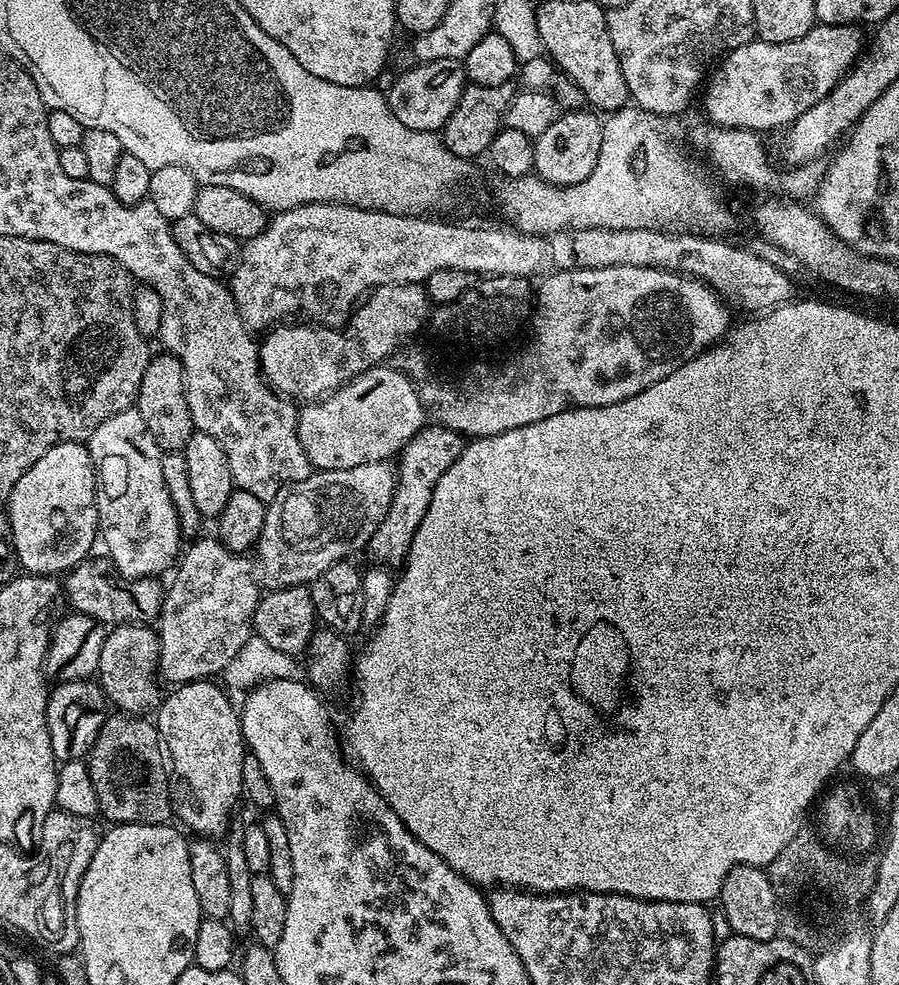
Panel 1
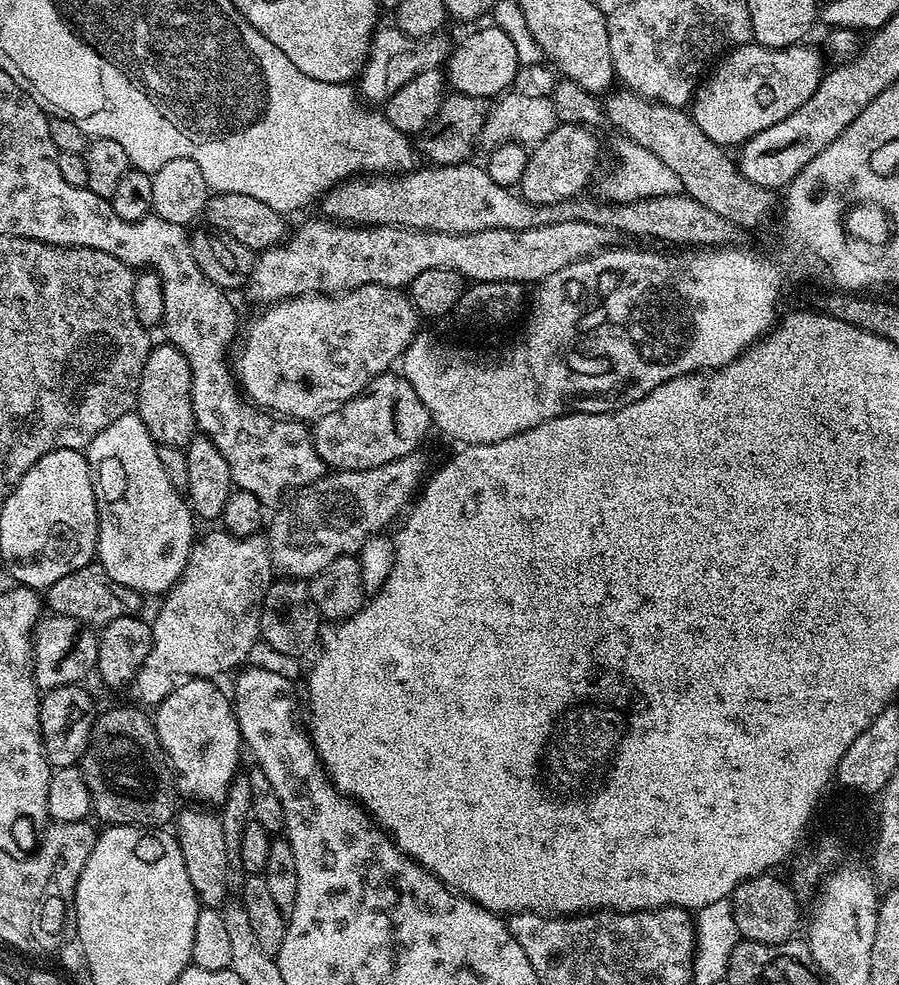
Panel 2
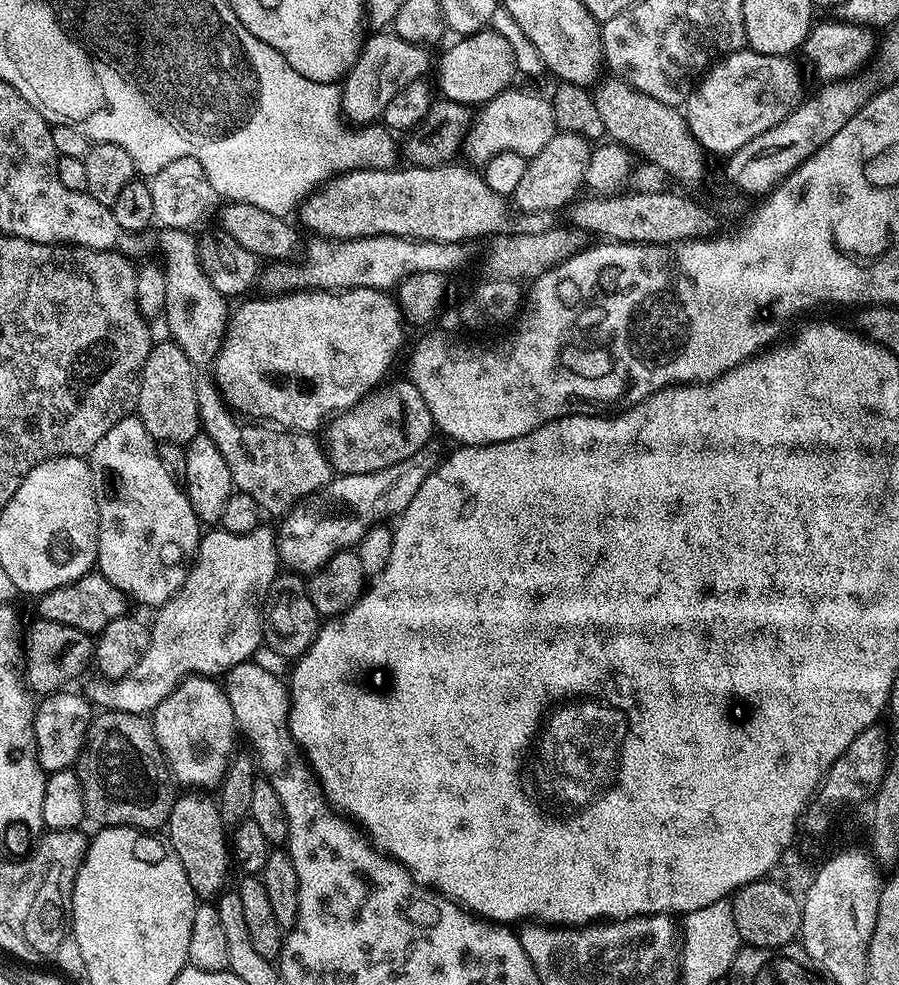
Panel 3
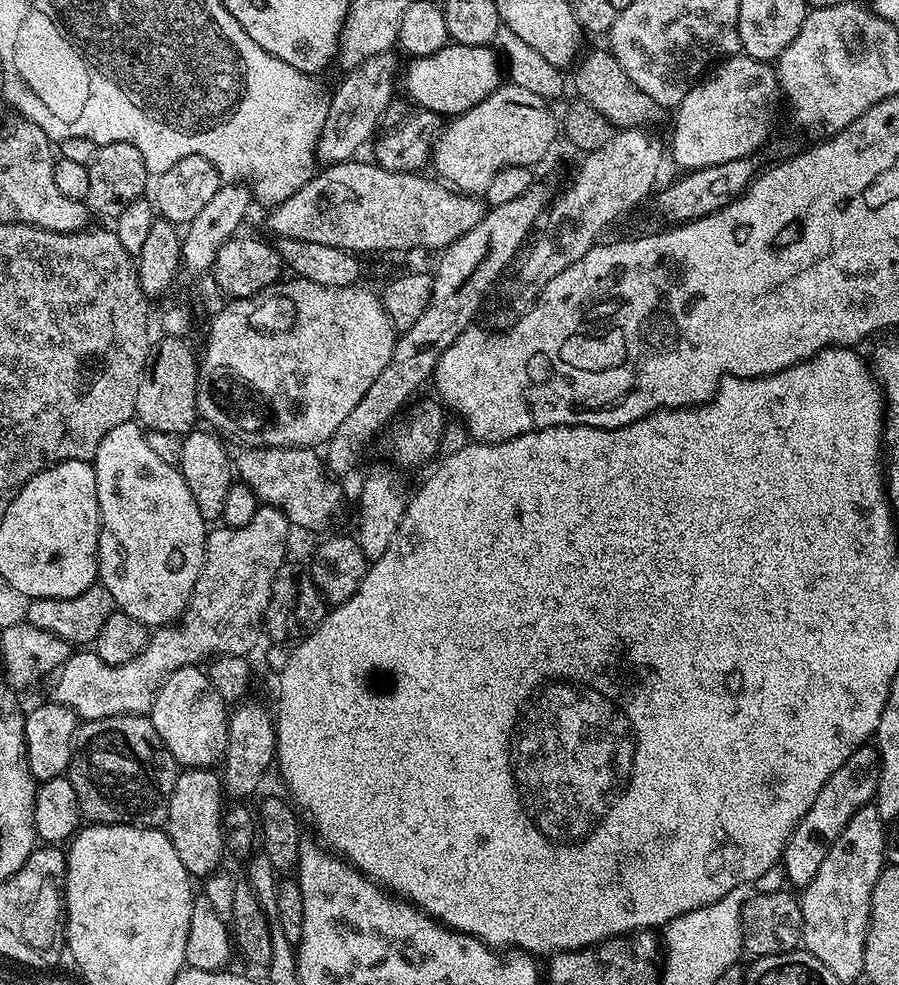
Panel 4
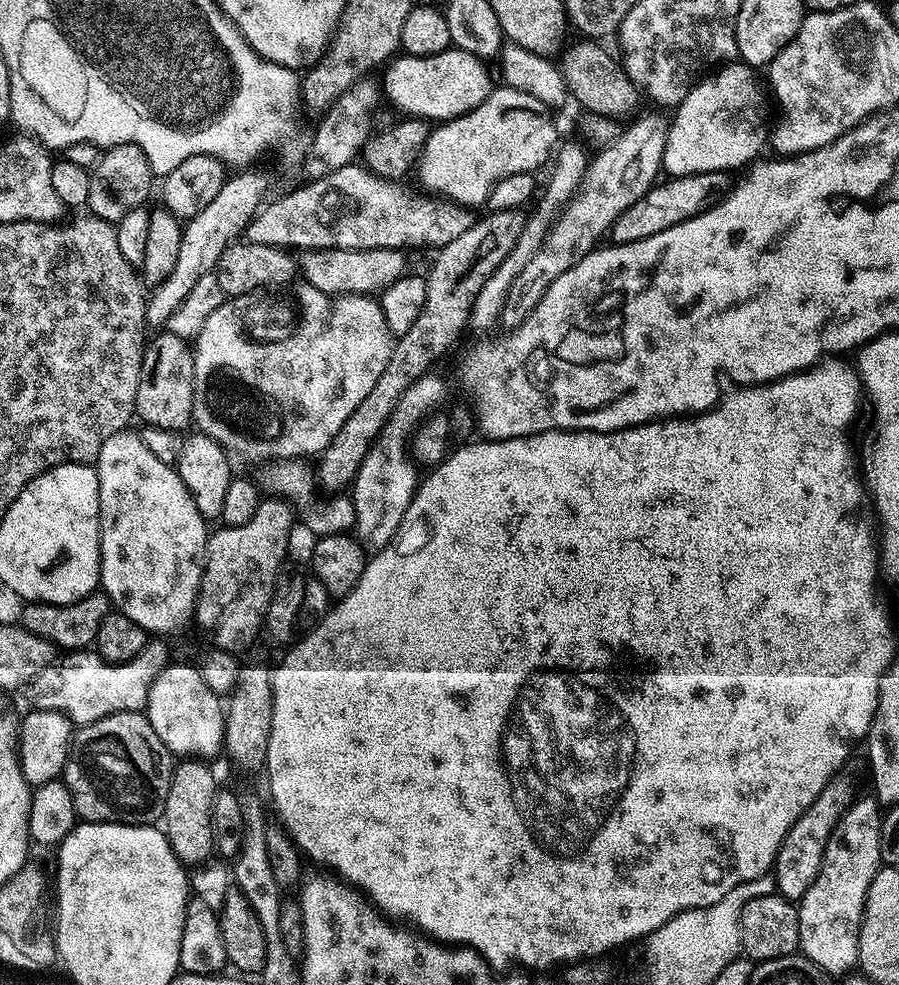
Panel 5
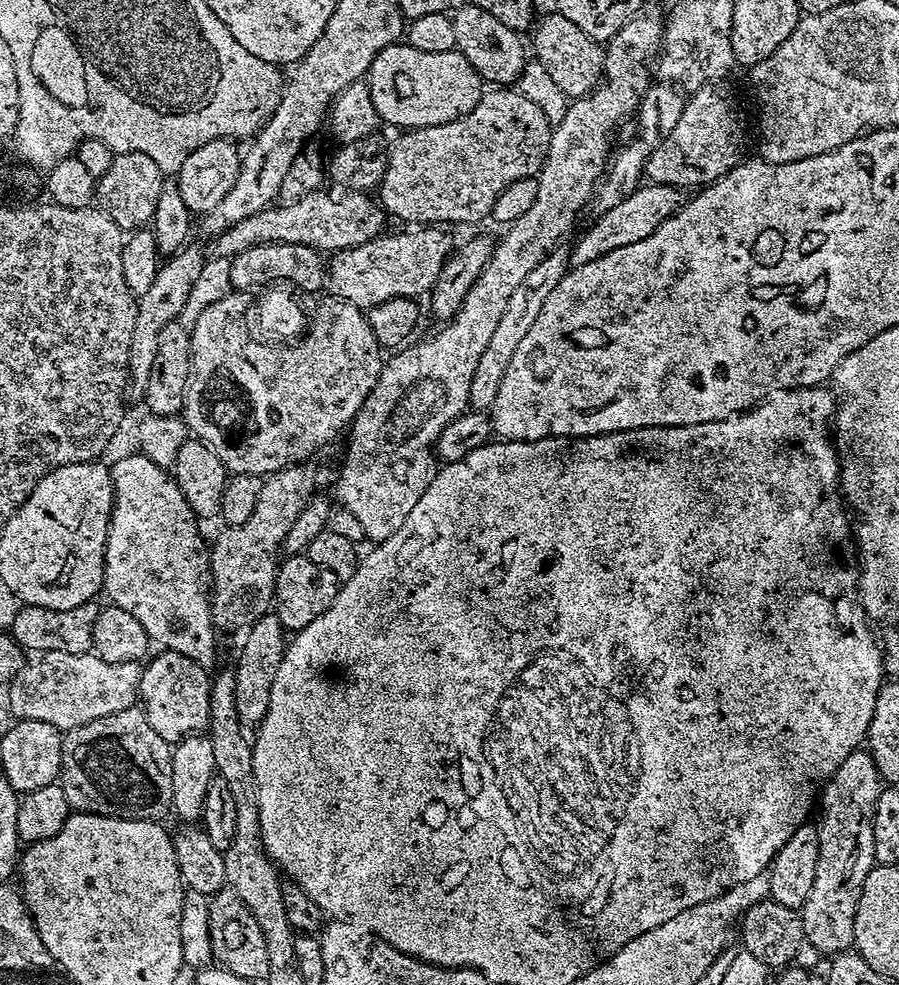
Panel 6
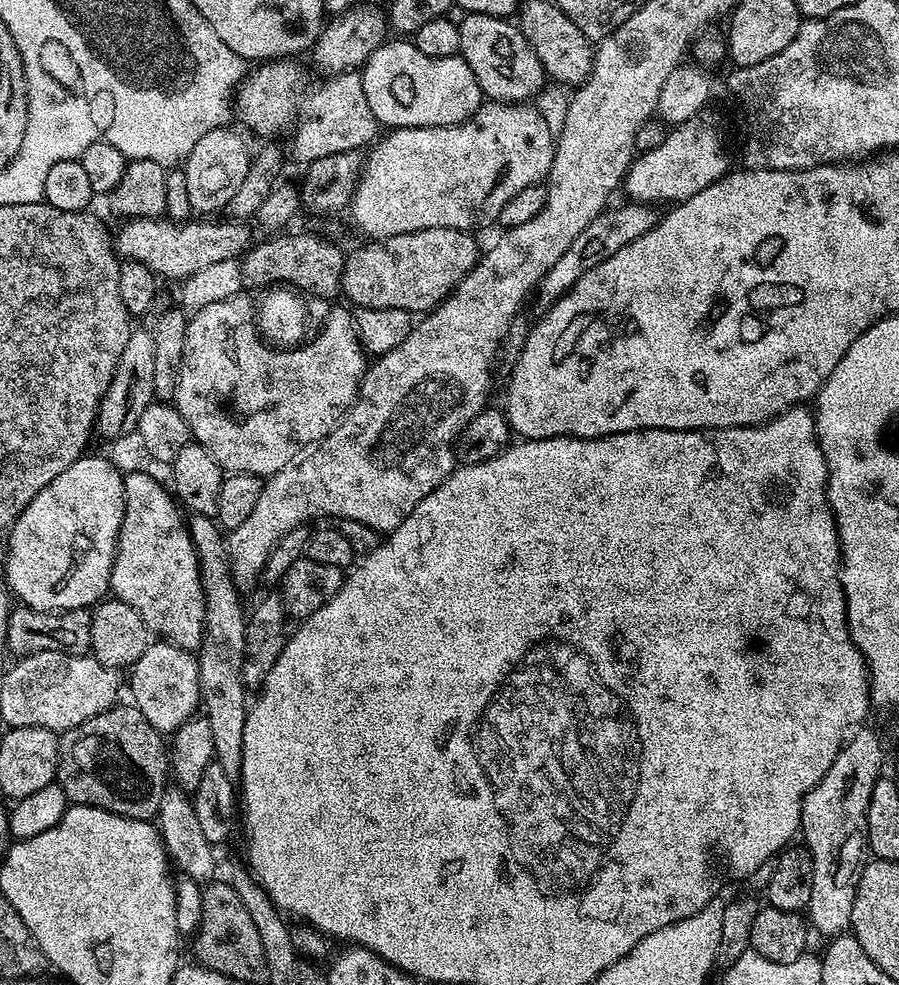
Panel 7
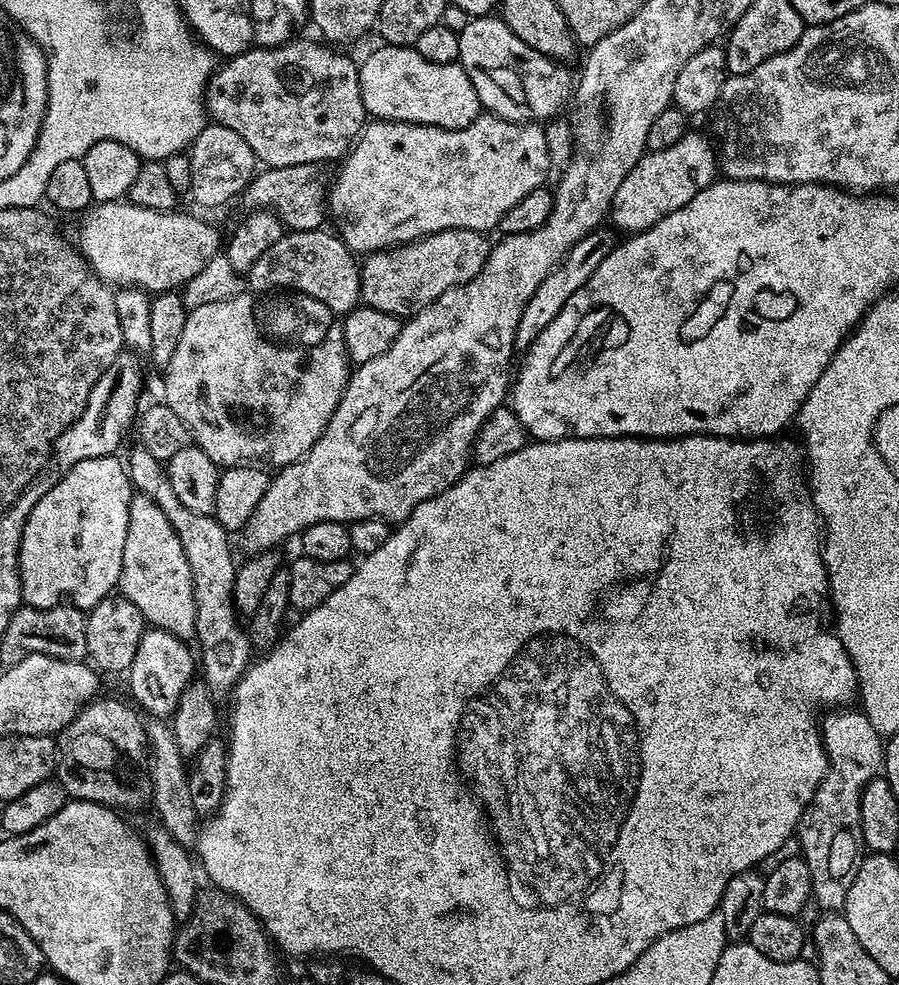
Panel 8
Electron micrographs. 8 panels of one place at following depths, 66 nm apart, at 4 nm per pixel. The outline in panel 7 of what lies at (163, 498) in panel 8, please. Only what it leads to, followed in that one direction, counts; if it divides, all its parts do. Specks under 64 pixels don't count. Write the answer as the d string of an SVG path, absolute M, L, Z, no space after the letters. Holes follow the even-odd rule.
M195 514L189 515L186 523L200 563L200 581L204 591L204 637L196 656L202 715L210 722L215 763L226 770L226 778L236 782L240 779L242 734L250 711L246 700L244 704L246 689L242 678L246 608L240 605L242 594L232 580L232 569L228 566L228 542L220 525L211 516Z

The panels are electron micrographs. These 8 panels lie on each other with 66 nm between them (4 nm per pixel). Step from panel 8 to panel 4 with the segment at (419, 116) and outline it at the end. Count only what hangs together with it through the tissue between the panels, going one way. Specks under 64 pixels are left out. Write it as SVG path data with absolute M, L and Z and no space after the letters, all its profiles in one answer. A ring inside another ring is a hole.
M449 42L438 54L418 56L411 61L408 73L403 73L402 88L408 91L407 99L425 112L438 112L445 118L478 106L489 94L501 87L500 64L493 49L488 46L466 46L462 42Z

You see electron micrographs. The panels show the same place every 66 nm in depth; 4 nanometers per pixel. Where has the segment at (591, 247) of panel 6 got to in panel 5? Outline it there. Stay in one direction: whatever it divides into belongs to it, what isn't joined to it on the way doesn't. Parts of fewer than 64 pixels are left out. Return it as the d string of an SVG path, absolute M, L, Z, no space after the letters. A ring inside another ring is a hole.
M703 172L689 176L673 176L665 179L665 184L657 183L638 202L634 202L634 206L630 206L630 210L622 210L622 214L618 214L610 231L611 243L638 242L642 238L650 238L650 234L658 234L662 230L666 230L678 222L694 218L713 203L717 194L723 193L729 187L728 179L730 176L726 172Z

